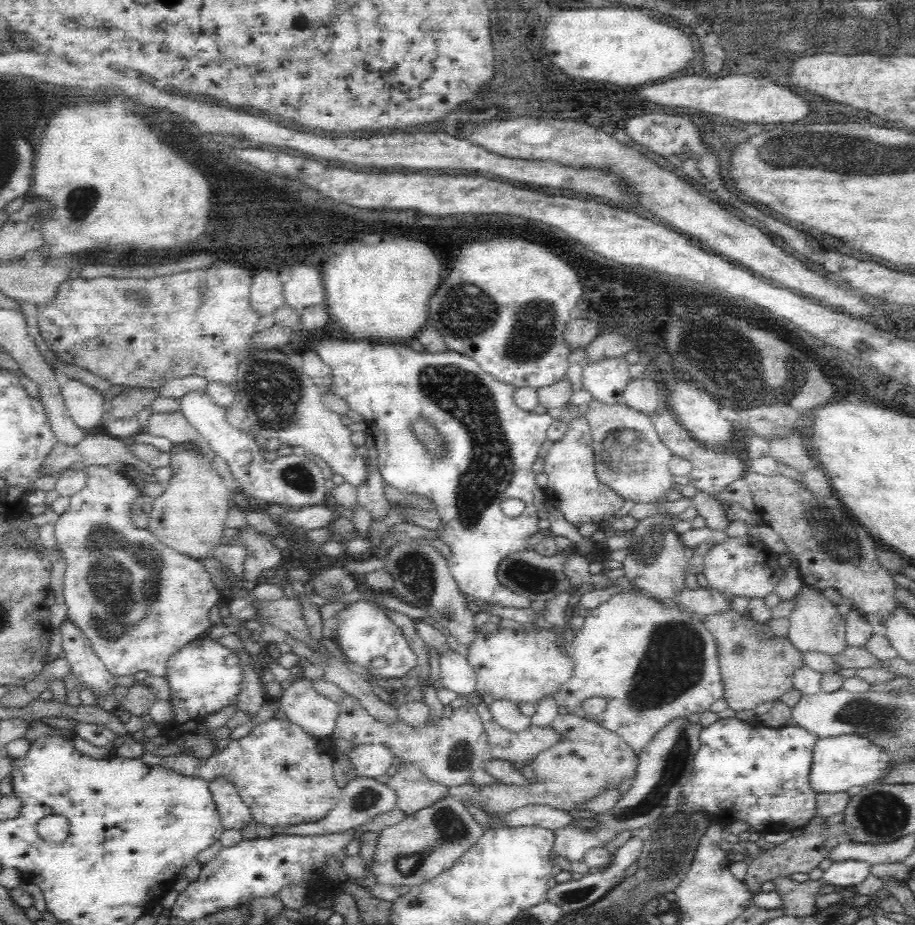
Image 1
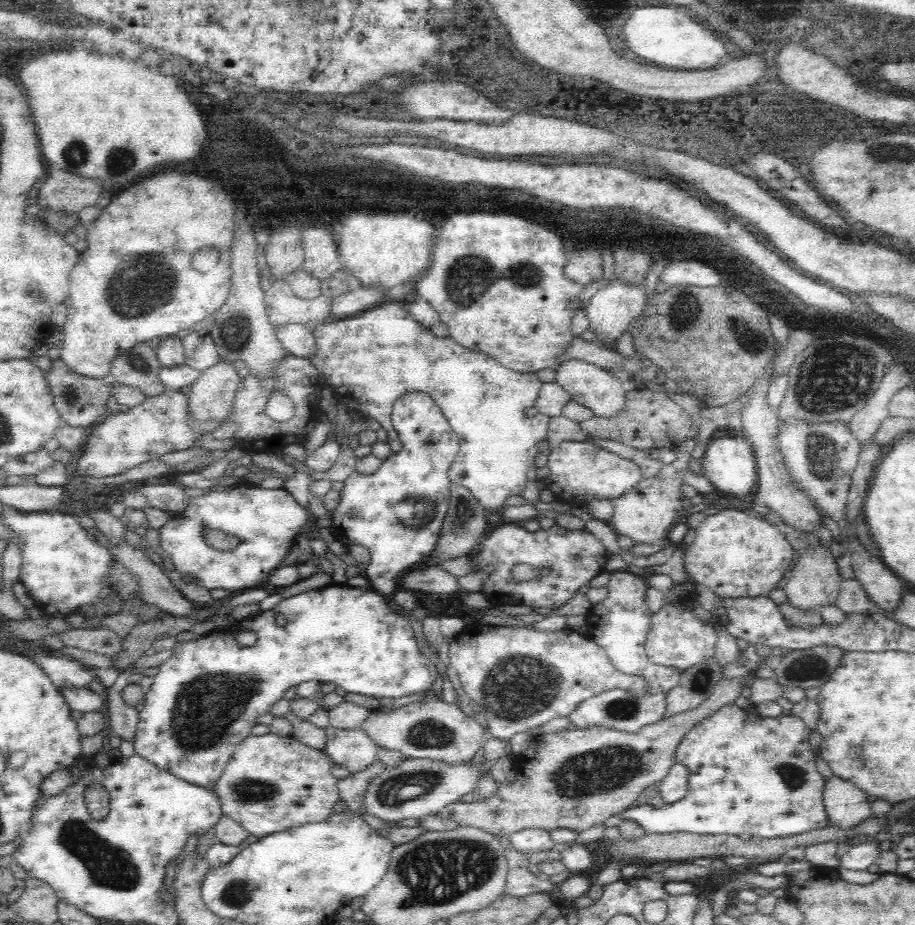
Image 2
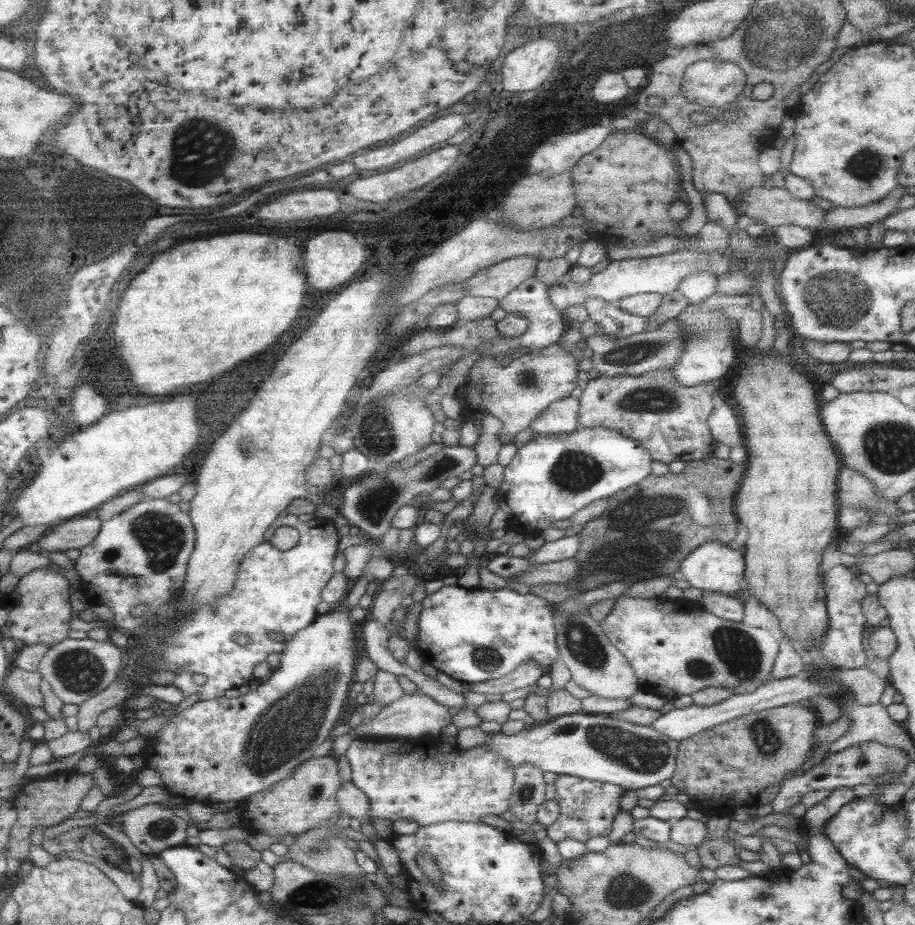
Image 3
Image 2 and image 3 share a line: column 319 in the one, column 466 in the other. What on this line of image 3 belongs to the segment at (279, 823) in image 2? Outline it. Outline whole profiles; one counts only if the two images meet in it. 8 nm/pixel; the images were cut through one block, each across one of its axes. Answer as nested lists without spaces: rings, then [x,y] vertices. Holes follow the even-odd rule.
[[[385,737],[376,739],[354,738],[347,746],[343,757],[350,766],[350,782],[368,801],[367,821],[397,819],[411,820],[419,827],[435,822],[479,822],[483,816],[498,816],[509,811],[514,776],[513,767],[495,755],[487,747],[473,747],[450,753],[429,756],[427,752],[421,758],[421,744],[417,740],[405,740],[405,737]]]

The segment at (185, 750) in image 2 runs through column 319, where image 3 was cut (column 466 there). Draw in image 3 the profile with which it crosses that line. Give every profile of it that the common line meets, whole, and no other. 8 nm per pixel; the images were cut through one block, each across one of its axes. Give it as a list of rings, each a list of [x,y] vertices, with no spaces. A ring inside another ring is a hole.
[[[451,585],[451,586],[441,586],[437,591],[433,593],[427,593],[425,597],[421,600],[421,610],[418,615],[418,632],[416,635],[416,652],[421,657],[423,660],[423,663],[426,663],[429,666],[433,666],[433,668],[437,669],[437,672],[441,672],[442,674],[445,674],[448,676],[449,679],[459,681],[461,684],[463,682],[467,682],[468,684],[478,684],[479,682],[486,682],[487,680],[493,680],[495,678],[500,678],[501,676],[505,676],[505,674],[509,674],[509,672],[512,672],[517,668],[517,666],[524,664],[524,663],[534,663],[535,665],[542,666],[542,668],[547,671],[548,674],[549,672],[549,666],[558,659],[557,655],[557,650],[556,650],[556,641],[555,641],[555,627],[553,626],[553,604],[550,603],[547,600],[543,600],[543,598],[537,598],[537,594],[534,594],[533,592],[529,592],[527,594],[518,594],[514,591],[512,591],[510,588],[503,588],[503,589],[497,589],[494,591],[488,591],[487,589],[481,589],[481,588],[464,588],[464,587],[459,587],[457,585]]]

